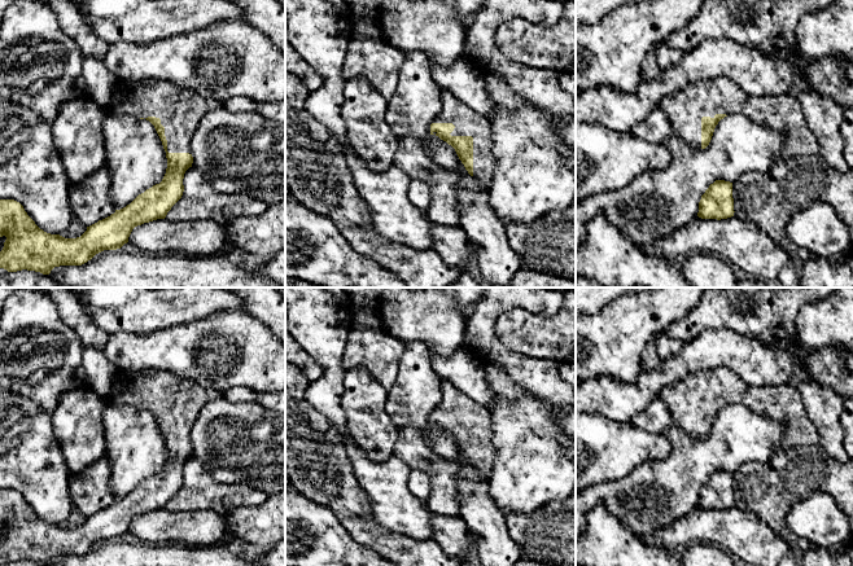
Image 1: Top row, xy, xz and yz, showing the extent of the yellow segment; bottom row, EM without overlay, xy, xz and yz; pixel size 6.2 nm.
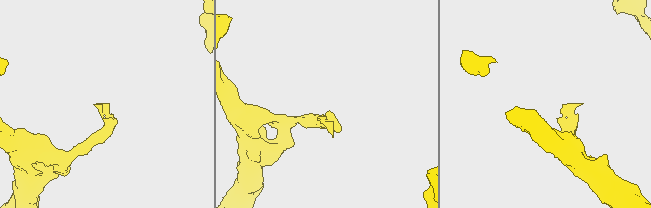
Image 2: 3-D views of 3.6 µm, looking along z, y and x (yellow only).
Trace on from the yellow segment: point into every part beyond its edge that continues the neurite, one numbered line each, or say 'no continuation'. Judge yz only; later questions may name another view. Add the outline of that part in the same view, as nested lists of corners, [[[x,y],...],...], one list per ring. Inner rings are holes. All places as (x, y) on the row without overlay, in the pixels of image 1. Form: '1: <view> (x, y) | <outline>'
1: yz (685, 398) | [[[726,367],[699,370],[665,386],[659,396],[668,404],[674,422],[691,438],[701,439],[701,408],[716,404],[743,404],[753,412],[786,425],[778,451],[819,443],[818,433],[806,416],[796,386],[749,386]]]

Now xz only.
1: xz (467, 412) | [[[442,381],[442,399],[432,413],[452,413],[451,426],[473,427],[473,468],[481,479],[491,473],[495,449],[493,444],[493,422],[490,409],[476,403],[449,381]]]

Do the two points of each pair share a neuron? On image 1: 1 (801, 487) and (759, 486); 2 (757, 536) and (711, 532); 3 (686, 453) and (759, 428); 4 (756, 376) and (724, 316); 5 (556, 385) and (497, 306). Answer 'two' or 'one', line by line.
1: one
2: one
3: one
4: two
5: one

